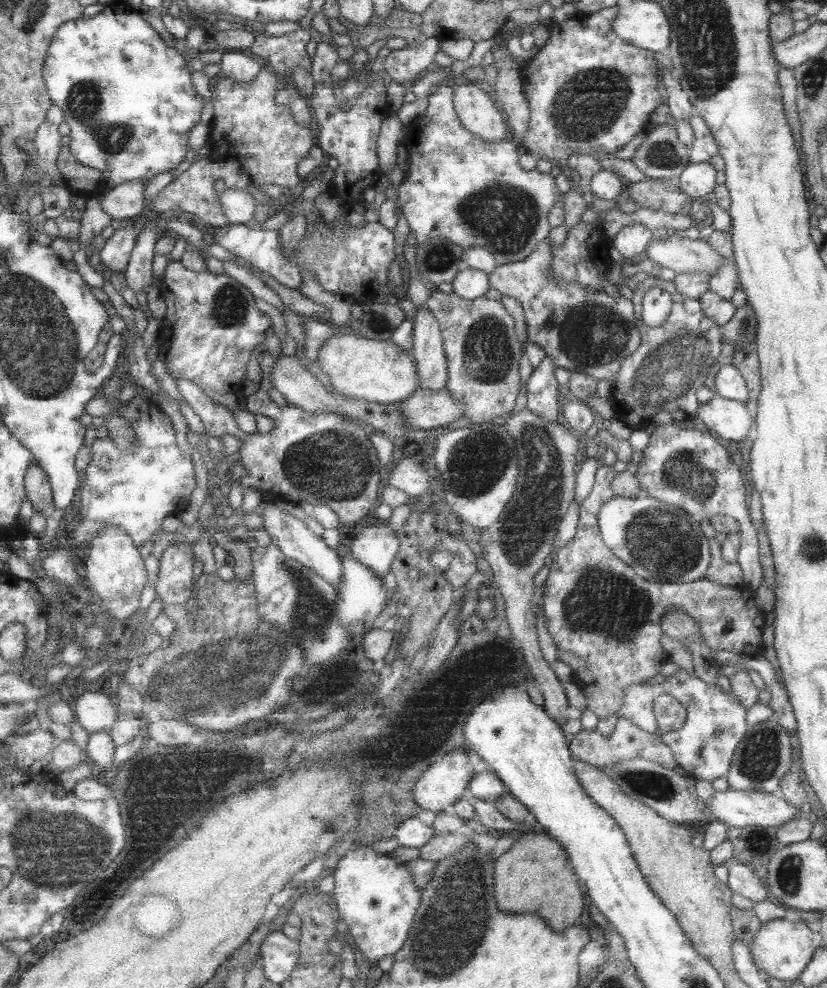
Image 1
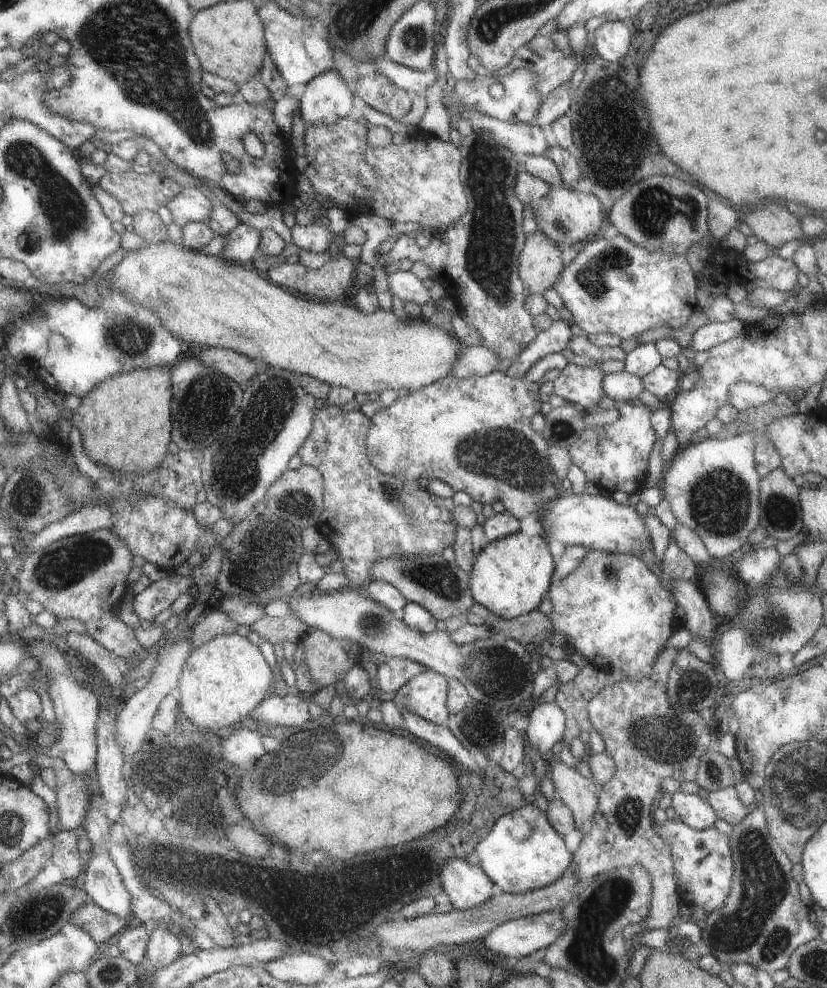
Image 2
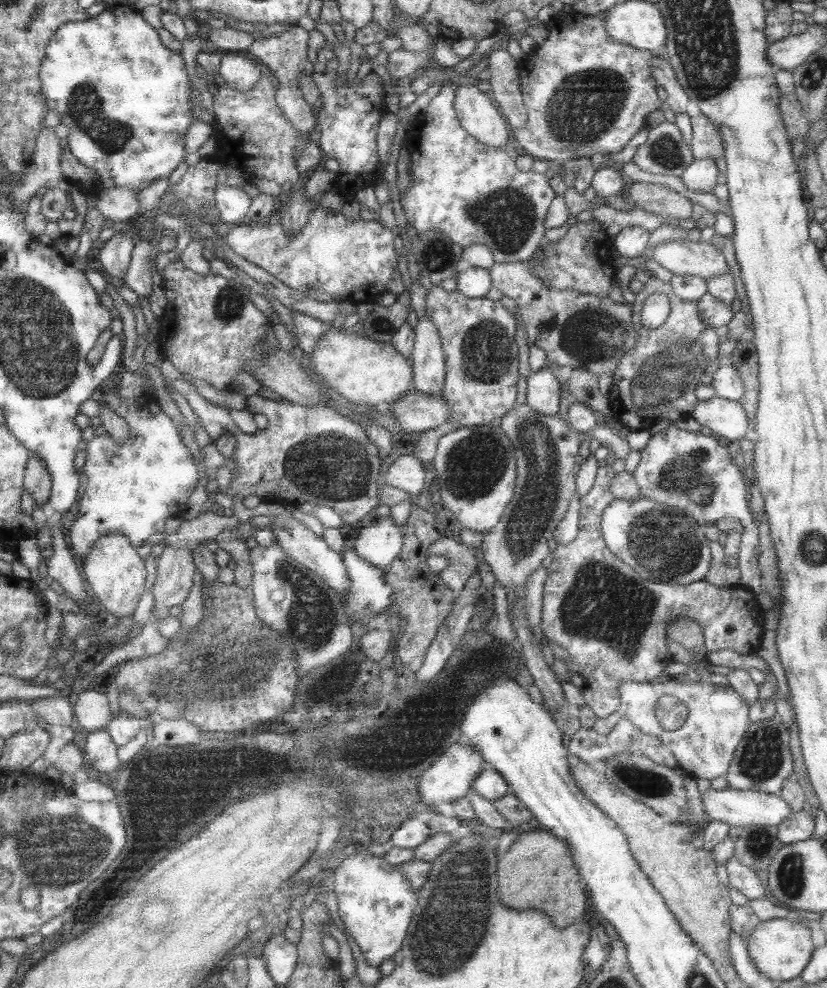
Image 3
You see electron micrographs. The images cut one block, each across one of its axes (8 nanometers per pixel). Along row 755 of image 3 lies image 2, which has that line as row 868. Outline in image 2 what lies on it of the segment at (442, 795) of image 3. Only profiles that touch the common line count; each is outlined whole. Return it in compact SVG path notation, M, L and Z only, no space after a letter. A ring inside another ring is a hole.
M451 859L443 869L443 886L455 909L470 909L486 903L493 895L493 882L465 859Z

